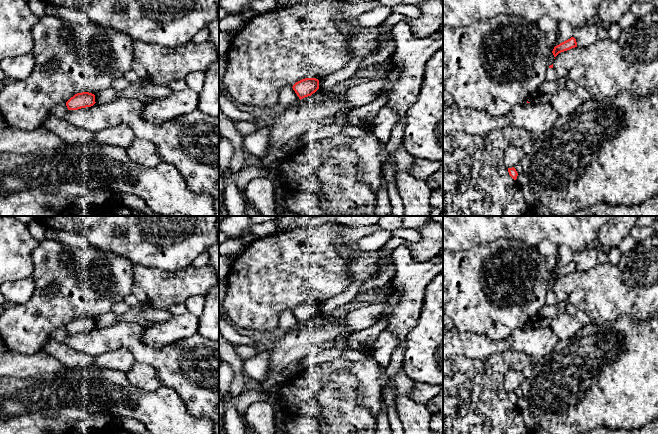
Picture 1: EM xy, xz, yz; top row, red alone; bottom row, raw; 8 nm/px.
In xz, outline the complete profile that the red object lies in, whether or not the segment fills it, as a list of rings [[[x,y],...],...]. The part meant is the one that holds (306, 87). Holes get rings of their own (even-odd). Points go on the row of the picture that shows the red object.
[[[305,78],[296,82],[292,88],[301,100],[311,96],[319,89],[319,80],[316,78]]]

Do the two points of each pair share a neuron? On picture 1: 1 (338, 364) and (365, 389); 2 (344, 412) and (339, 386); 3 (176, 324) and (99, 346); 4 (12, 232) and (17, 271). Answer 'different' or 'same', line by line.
1: same
2: same
3: different
4: same

